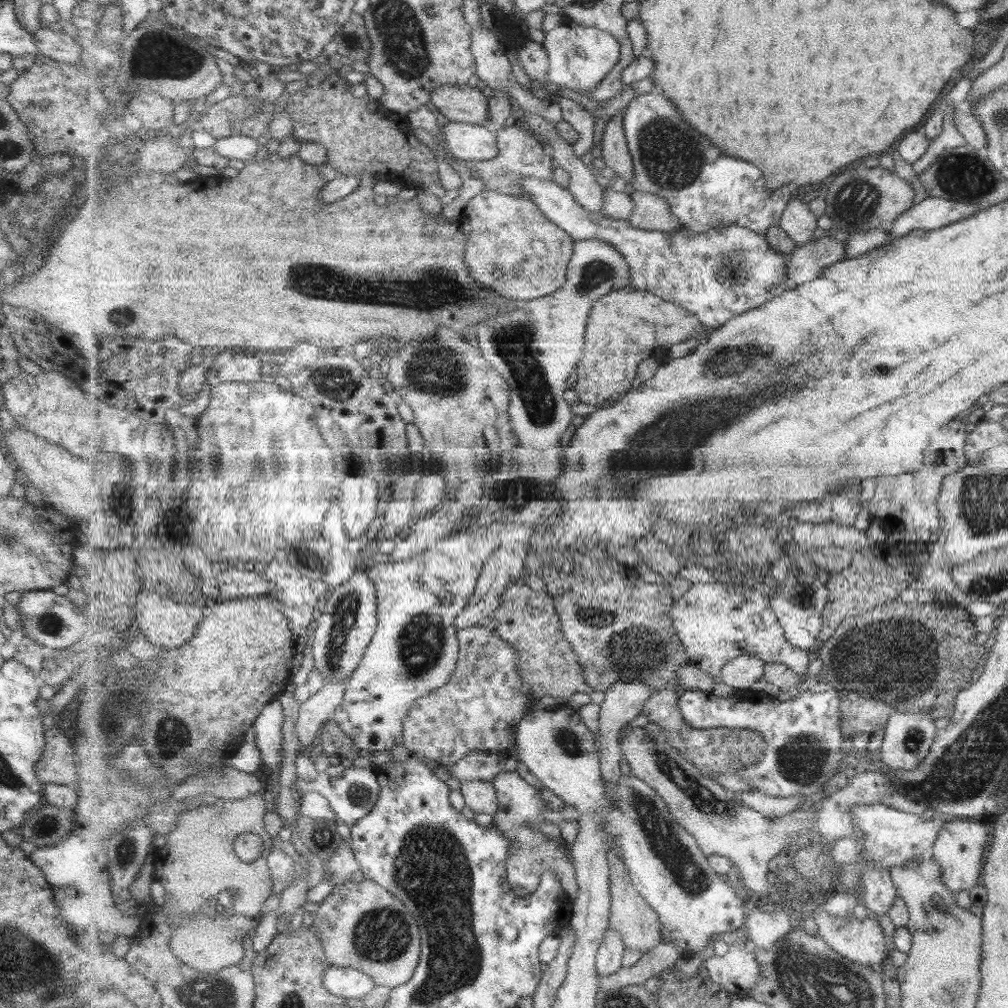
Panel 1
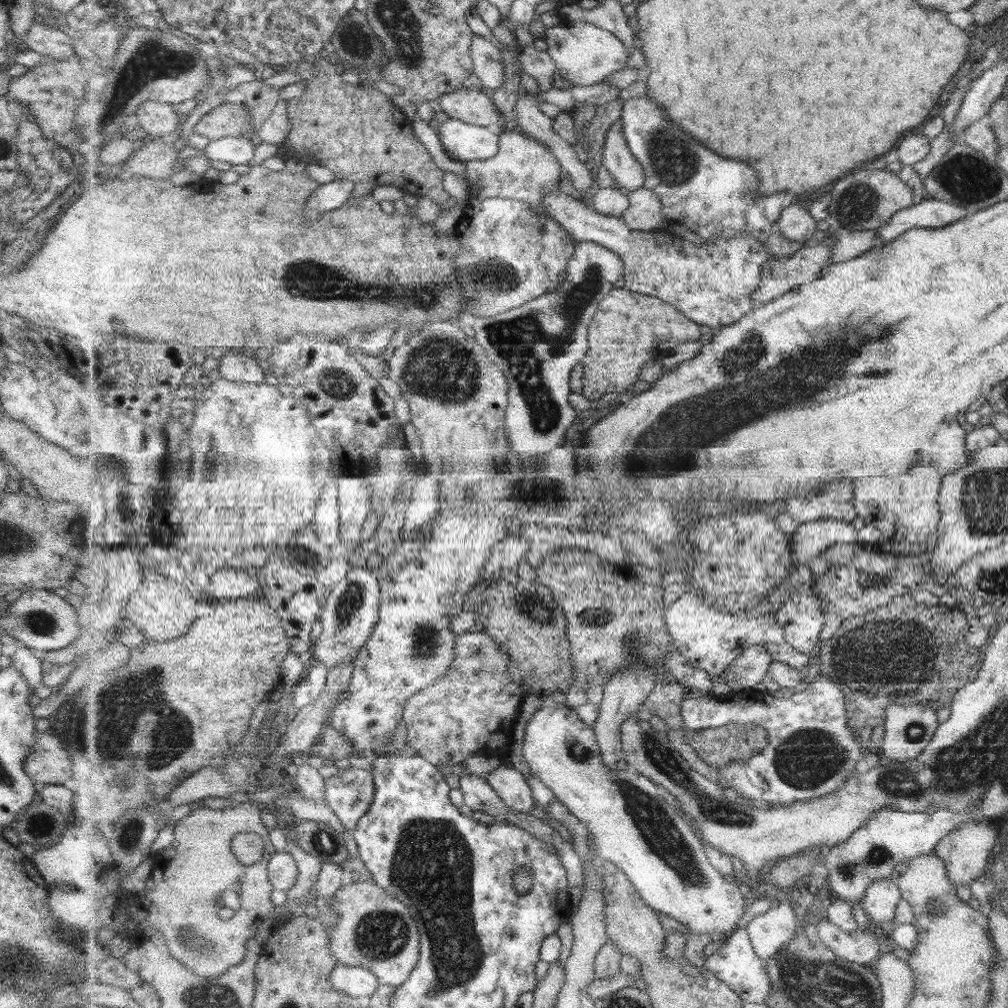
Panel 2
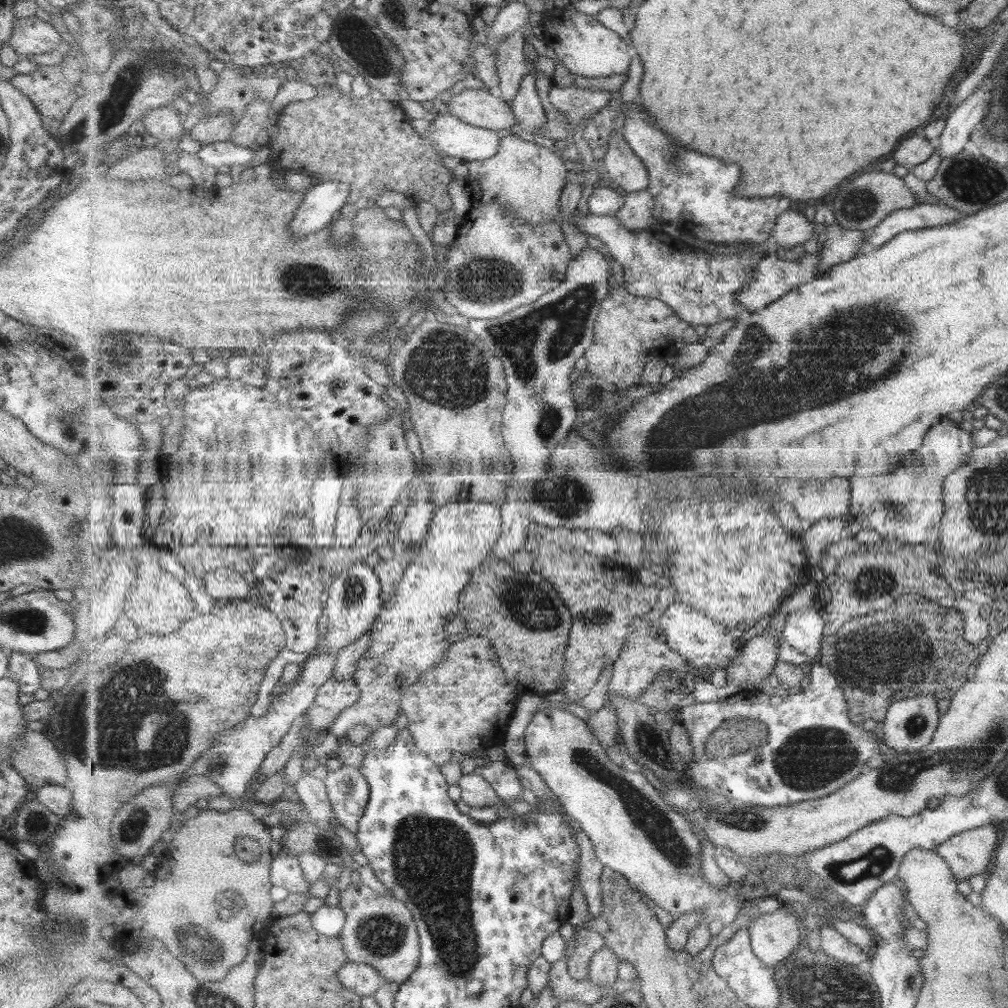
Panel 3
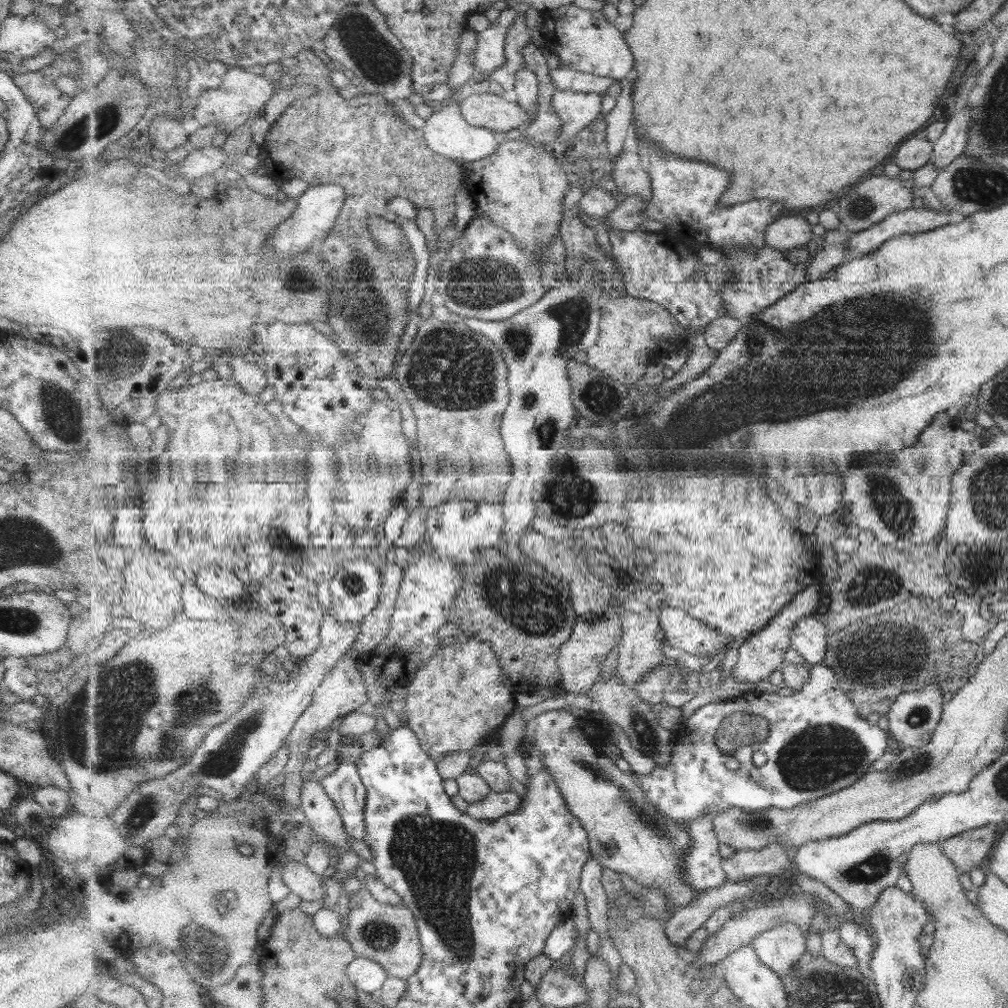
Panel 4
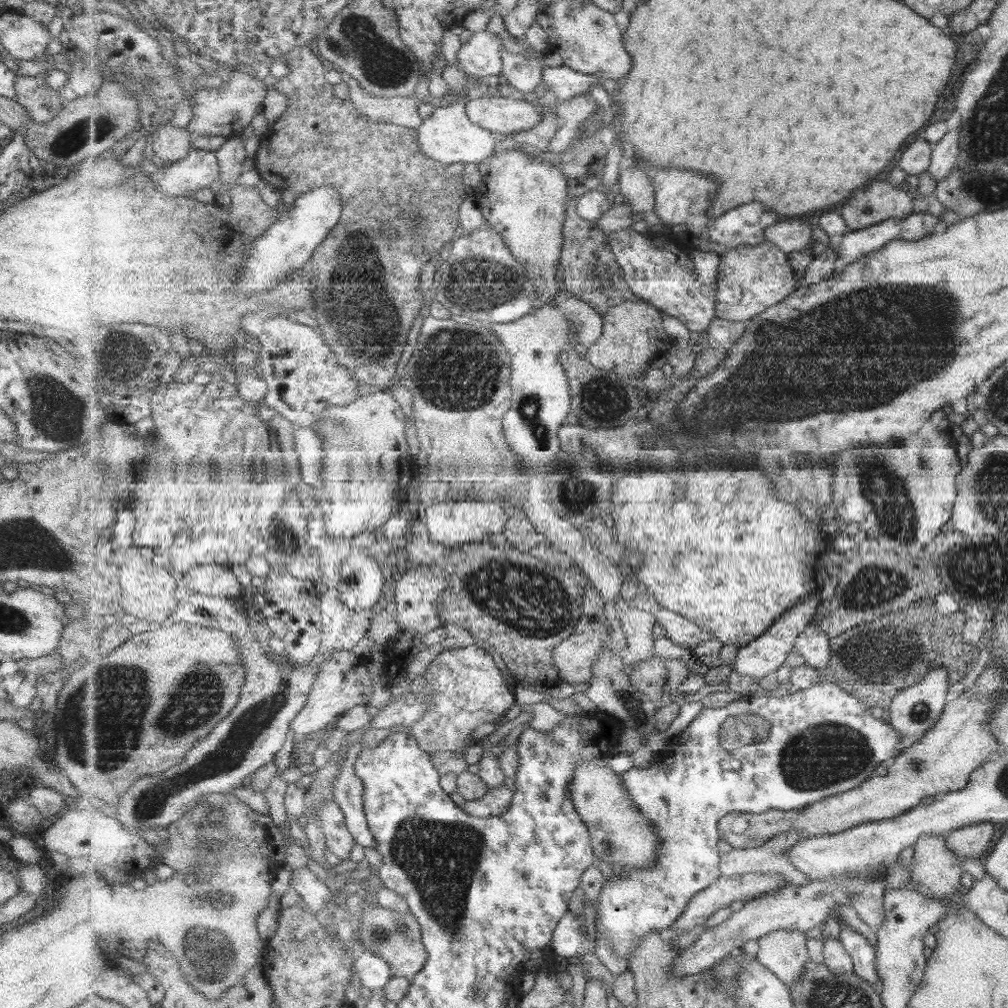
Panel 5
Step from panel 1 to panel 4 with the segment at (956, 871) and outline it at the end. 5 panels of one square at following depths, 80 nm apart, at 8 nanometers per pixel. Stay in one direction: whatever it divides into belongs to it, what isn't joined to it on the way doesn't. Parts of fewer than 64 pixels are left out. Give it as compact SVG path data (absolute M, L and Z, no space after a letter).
M986 825L939 840L936 845L958 872L967 873L981 866L989 848L993 846L993 838L995 832L992 826Z

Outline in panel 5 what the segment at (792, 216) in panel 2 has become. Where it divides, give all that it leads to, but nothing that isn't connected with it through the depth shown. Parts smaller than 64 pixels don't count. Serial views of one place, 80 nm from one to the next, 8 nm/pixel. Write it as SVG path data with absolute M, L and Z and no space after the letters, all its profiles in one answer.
M779 218L774 225L770 225L766 228L766 240L774 242L783 253L789 254L793 252L807 251L810 243L813 241L811 239L811 230L811 225L808 221Z

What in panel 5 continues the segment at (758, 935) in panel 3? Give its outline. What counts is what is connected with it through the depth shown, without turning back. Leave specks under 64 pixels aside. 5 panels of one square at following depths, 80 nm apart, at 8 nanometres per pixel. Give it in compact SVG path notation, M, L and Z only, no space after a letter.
M779 929L758 938L754 945L756 957L781 982L791 988L805 974L809 954L807 940L810 935L797 929Z

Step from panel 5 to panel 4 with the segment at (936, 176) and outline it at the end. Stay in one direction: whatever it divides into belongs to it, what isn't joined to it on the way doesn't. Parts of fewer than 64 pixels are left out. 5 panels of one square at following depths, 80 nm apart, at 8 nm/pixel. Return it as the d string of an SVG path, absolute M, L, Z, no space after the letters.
M961 108L955 116L946 120L942 133L935 140L935 144L932 144L929 167L938 171L964 152L969 117L971 110Z

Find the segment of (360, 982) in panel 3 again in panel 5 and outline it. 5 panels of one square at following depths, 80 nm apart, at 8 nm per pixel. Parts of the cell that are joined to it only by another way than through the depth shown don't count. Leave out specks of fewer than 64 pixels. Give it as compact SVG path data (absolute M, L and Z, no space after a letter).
M365 951L354 962L355 975L359 977L362 986L366 986L372 992L385 988L392 980L391 965L375 953Z

